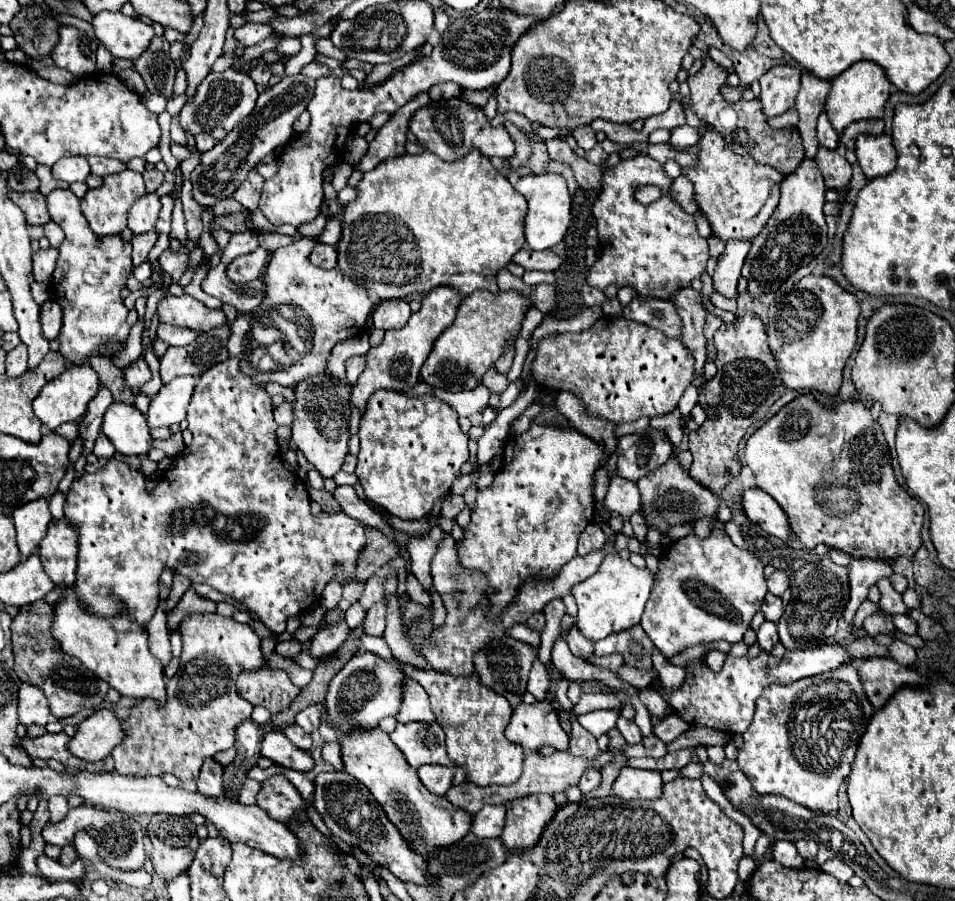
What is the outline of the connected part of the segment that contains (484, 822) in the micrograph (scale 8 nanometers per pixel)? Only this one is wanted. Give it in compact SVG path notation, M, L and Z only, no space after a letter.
M487 805L473 815L471 833L479 837L501 837L505 827L505 805Z

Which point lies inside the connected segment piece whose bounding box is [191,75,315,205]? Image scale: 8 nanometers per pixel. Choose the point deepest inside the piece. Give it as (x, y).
(223, 169)

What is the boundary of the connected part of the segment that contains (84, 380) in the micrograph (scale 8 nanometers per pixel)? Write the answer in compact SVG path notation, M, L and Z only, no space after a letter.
M87 363L69 365L59 377L49 381L41 389L41 393L33 401L33 411L41 419L43 425L47 425L51 431L55 431L61 423L77 421L79 417L83 417L83 411L87 411L87 403L95 397L97 389L99 389L99 379L91 365L87 365Z

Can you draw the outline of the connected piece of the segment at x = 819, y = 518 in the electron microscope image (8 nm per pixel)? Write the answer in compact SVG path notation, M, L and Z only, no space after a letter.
M799 395L785 405L789 409L789 431L777 431L781 423L781 411L761 425L747 441L743 459L755 475L759 489L769 493L789 517L791 531L801 543L813 549L817 543L845 551L857 559L893 559L913 557L921 545L923 507L921 503L903 491L893 475L887 441L881 425L873 419L869 407L859 399L849 399L835 409L819 405L811 395Z

